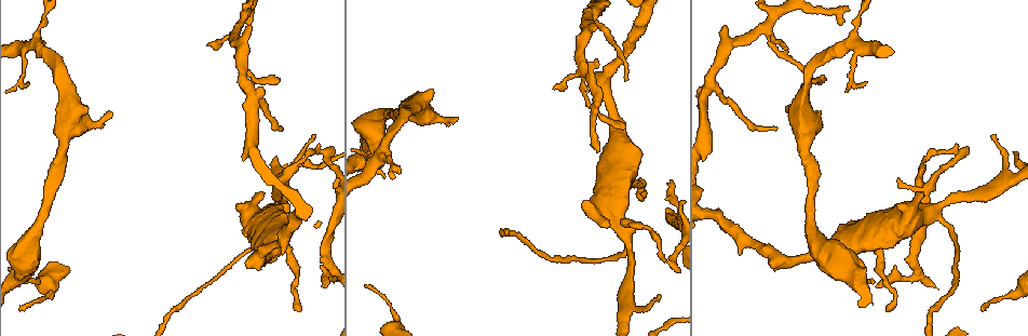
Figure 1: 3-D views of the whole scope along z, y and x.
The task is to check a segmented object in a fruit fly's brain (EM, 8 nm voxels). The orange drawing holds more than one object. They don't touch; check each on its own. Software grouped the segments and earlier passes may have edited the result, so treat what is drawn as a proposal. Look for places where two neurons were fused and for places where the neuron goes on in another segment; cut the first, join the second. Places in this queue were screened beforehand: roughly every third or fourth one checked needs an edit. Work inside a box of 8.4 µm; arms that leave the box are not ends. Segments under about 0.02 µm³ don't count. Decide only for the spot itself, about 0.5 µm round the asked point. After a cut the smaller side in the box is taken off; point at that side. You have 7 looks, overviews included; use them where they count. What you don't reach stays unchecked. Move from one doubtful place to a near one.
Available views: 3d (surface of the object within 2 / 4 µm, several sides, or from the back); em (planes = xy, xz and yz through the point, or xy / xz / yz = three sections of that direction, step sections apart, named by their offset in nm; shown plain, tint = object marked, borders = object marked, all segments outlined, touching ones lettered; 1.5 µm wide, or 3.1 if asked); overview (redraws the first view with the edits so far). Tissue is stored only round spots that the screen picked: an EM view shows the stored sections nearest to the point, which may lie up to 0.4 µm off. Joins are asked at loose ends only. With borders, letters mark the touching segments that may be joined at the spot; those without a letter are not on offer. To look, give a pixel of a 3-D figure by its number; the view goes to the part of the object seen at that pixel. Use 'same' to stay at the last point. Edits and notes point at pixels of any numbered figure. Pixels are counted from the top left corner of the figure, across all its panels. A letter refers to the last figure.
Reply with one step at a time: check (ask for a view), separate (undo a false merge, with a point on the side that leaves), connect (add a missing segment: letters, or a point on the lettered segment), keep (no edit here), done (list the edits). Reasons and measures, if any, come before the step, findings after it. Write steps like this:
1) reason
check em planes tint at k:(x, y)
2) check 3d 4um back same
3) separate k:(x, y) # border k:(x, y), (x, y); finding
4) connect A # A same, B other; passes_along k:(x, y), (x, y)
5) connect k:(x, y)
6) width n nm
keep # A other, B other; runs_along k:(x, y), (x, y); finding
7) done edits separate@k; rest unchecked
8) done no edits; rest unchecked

stops while still wide
check em planes borders at 1:(874, 280)

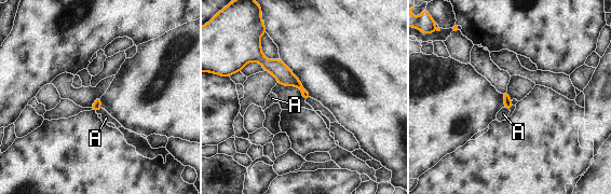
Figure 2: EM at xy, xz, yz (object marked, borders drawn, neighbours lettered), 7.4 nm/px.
keep # A other; border 2:(102, 108), (96, 112); no lettered segment goes on from it

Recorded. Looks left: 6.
free end
check 3d 2um at 1:(625, 79)

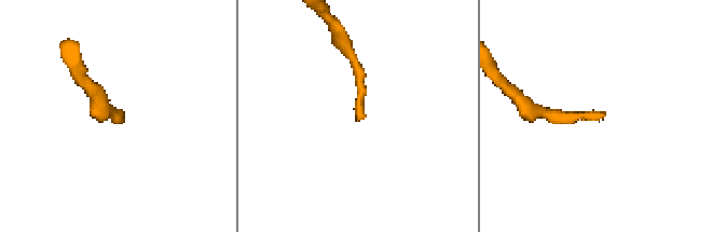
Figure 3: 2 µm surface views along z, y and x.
check em planes borders at 3:(360, 117)

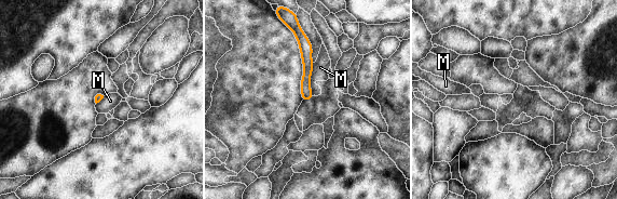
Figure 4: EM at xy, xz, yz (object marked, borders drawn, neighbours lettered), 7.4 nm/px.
keep # M other; border 4:(314, 63), (310, 80), (313, 95); no lettered segment goes on from it

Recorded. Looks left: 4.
sharp bend
check 3d 4um at 1:(958, 152)

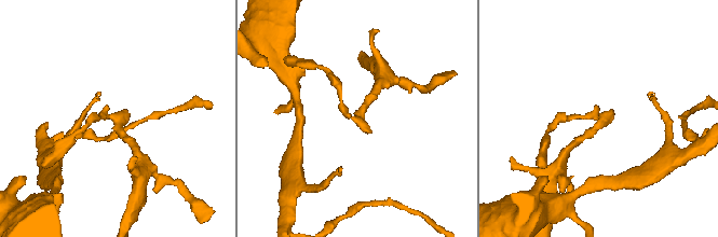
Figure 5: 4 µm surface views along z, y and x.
check em xy step 8 tint at 5:(110, 115)

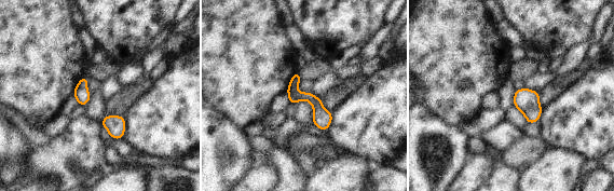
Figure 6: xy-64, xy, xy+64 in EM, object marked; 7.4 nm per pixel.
check em planes borders same

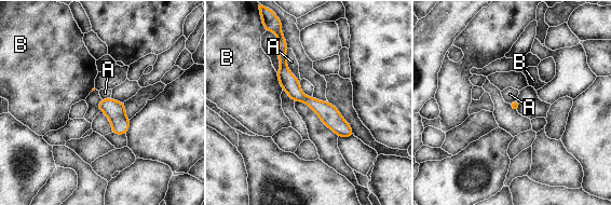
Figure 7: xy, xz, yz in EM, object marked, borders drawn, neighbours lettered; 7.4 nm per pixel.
keep # A other, B other; border 7:(287, 48), (286, 65), (299, 81); one neuron here

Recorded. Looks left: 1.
done no edits; rest unchecked

